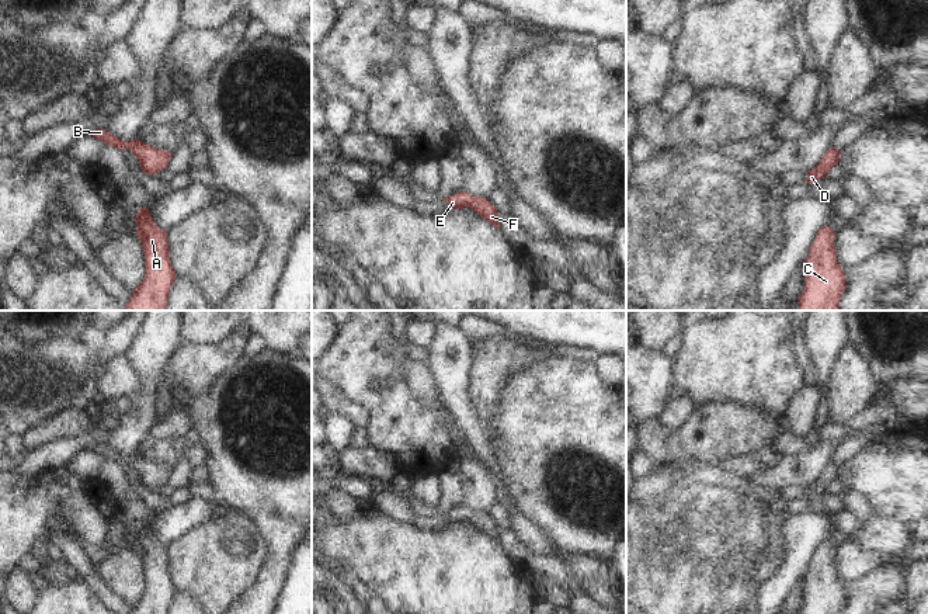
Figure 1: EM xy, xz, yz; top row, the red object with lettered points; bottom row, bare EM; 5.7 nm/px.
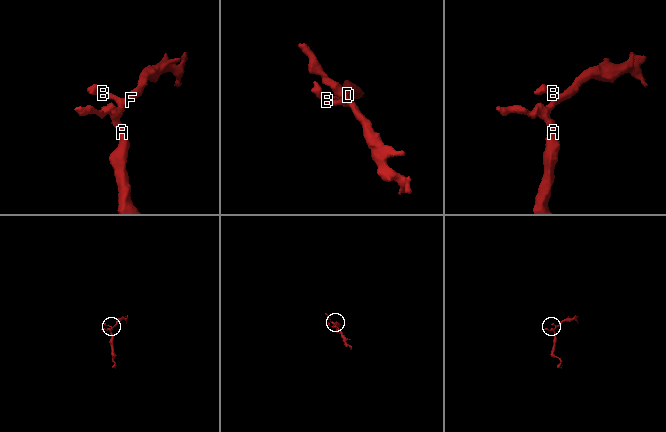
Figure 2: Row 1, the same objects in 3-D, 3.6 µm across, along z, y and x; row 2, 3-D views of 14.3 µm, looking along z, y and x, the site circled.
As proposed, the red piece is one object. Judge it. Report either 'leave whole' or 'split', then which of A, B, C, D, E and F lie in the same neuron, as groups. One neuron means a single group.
leave whole; A B C D E F

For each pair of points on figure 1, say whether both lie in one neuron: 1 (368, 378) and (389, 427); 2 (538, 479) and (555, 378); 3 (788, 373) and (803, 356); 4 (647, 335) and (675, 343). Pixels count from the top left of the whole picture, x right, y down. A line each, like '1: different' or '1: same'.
1: same
2: same
3: different
4: different

